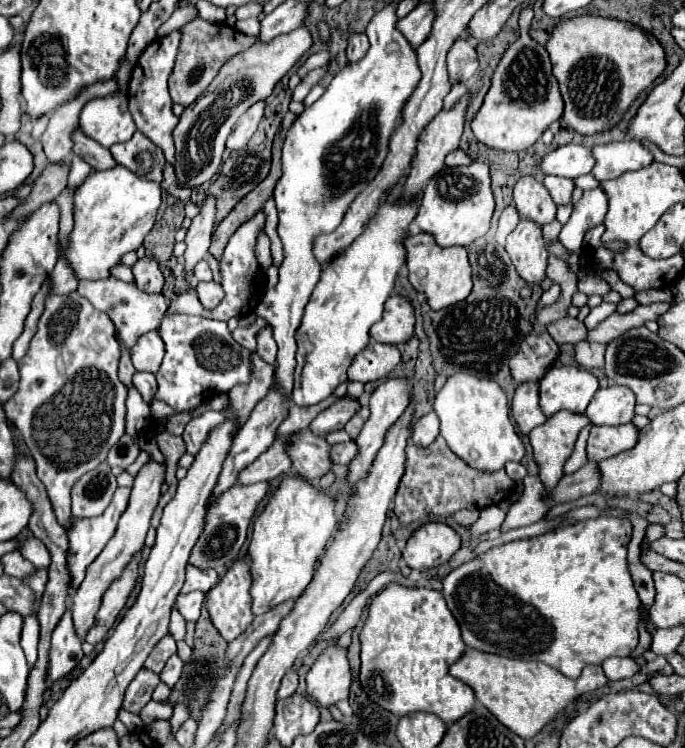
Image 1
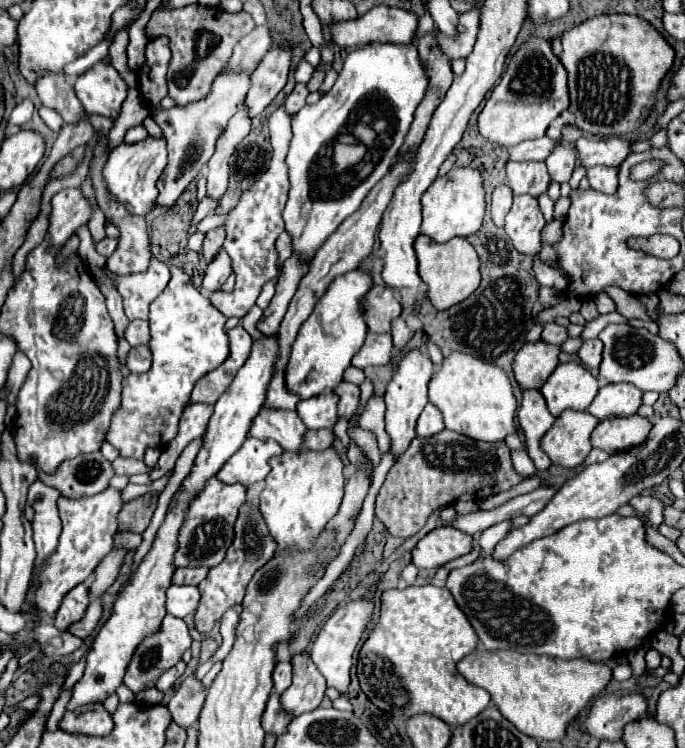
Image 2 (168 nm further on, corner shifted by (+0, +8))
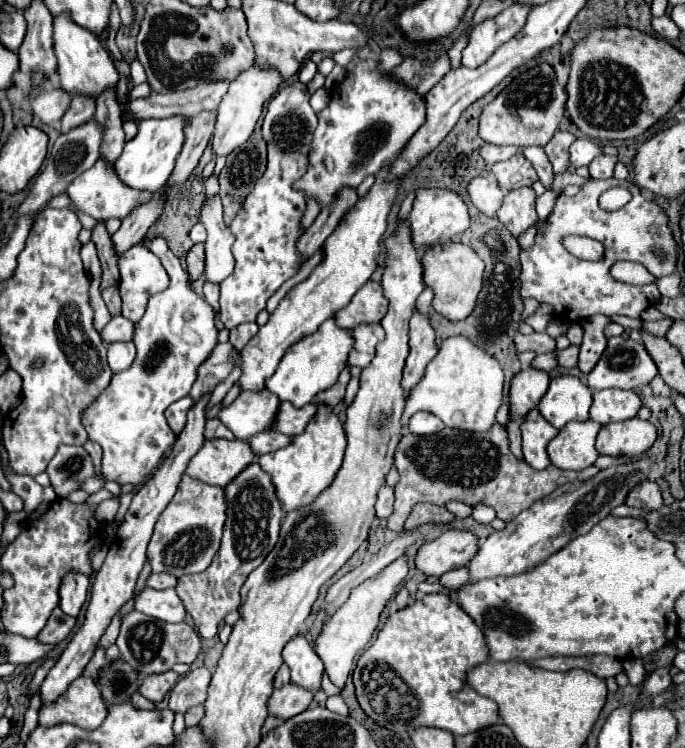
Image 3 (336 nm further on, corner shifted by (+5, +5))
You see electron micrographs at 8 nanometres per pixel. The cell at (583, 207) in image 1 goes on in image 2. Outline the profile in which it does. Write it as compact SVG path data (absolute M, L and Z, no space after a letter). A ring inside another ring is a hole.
M590 168L588 170L590 188L602 194L614 194L618 188L618 170L616 168Z

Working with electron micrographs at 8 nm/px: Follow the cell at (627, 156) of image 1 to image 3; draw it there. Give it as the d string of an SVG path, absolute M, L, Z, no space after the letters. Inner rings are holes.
M577 139L569 147L569 163L573 167L589 165L597 155L601 155L599 143L597 141L591 141L591 139Z

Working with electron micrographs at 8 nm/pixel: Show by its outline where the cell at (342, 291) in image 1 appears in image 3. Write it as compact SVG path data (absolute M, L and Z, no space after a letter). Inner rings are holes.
M327 319L313 335L307 335L305 339L297 341L293 347L289 347L289 351L281 359L277 371L267 379L265 387L271 393L275 393L279 397L279 401L289 401L293 407L303 407L303 405L311 403L319 391L329 389L337 381L343 361L347 361L347 355L351 351L351 345L353 345L353 337L347 331L341 331L339 327L335 327L333 319Z

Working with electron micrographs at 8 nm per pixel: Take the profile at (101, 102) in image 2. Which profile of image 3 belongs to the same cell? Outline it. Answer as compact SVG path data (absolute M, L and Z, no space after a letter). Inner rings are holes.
M57 15L53 19L53 47L57 55L57 75L61 79L61 87L69 93L81 93L81 95L99 95L107 87L115 87L119 73L109 59L107 51L101 47L95 33L91 33L85 27L77 27L77 23L65 15Z

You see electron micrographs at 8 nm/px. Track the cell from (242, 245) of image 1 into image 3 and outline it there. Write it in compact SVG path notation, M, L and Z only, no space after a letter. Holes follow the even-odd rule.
M303 83L283 85L267 103L267 113L261 125L263 139L269 149L267 171L247 195L241 211L231 223L237 237L233 245L235 271L221 283L221 321L227 329L241 323L255 321L259 311L265 309L269 297L307 261L299 249L297 239L303 235L301 217L307 207L307 197L293 185L305 175L307 153L311 147L313 131L317 127L317 113L309 105L309 91Z

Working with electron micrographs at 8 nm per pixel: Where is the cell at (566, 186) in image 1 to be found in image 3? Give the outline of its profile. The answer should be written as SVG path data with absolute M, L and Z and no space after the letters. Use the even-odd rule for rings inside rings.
M557 131L553 135L553 139L545 145L545 153L553 165L555 173L565 173L569 167L569 145L575 141L577 137L569 131Z

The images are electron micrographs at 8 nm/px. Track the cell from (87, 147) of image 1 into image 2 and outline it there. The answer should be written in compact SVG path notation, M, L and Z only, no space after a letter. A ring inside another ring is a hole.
M44 76L36 84L36 90L38 90L42 104L56 110L64 118L64 124L78 124L80 120L86 118L86 112L82 112L82 106L78 104L78 98L74 96L74 80L72 78L68 78L68 76Z

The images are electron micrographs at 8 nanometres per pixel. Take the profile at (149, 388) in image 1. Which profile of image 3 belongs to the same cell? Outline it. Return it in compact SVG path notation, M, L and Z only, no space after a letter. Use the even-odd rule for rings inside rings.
M109 343L107 357L109 357L109 367L113 373L123 371L135 359L135 345L133 343Z

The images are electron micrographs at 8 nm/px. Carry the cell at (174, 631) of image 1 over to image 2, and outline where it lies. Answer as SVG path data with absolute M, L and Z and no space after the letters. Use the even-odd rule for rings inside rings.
M166 614L166 618L162 620L162 626L158 632L154 632L152 636L148 636L140 646L138 650L134 652L134 660L130 662L130 668L126 670L126 676L124 676L124 684L134 692L142 692L146 688L154 688L156 686L156 680L168 670L172 668L184 654L184 650L188 650L192 644L192 638L188 634L188 628L184 624L182 618L176 618L176 616L170 616Z

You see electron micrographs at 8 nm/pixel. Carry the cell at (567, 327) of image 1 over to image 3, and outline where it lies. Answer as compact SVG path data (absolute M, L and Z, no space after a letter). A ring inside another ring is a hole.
M531 333L531 335L515 335L513 337L517 353L533 351L533 353L551 353L555 351L555 341L547 333Z

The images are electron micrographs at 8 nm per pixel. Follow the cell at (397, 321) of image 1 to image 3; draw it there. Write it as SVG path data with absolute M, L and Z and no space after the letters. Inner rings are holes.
M369 281L361 291L357 291L357 295L353 295L349 305L337 311L335 323L341 329L353 329L361 323L379 323L387 313L387 305L389 301L385 299L381 285Z

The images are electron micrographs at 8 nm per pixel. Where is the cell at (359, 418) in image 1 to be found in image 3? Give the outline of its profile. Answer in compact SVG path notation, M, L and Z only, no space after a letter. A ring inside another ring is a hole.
M345 365L345 369L341 371L341 375L339 375L337 383L335 383L333 387L329 387L329 389L325 389L325 391L321 391L321 393L317 395L319 403L325 403L325 405L329 405L329 407L337 405L337 403L343 399L343 395L345 395L345 387L347 387L349 379L351 379L349 365Z

